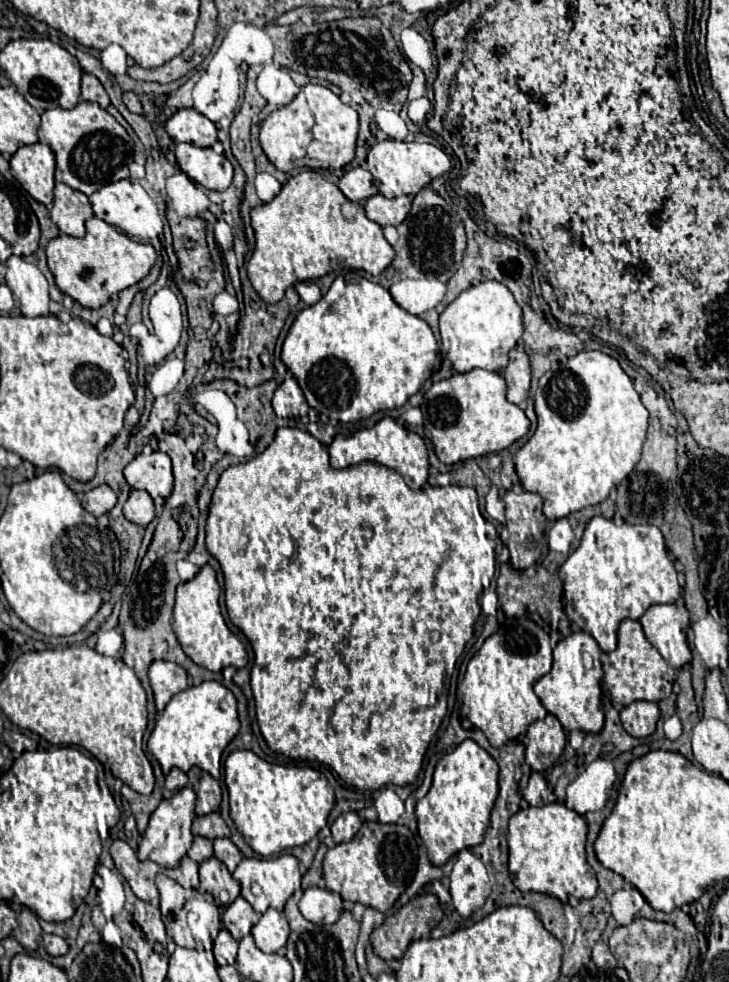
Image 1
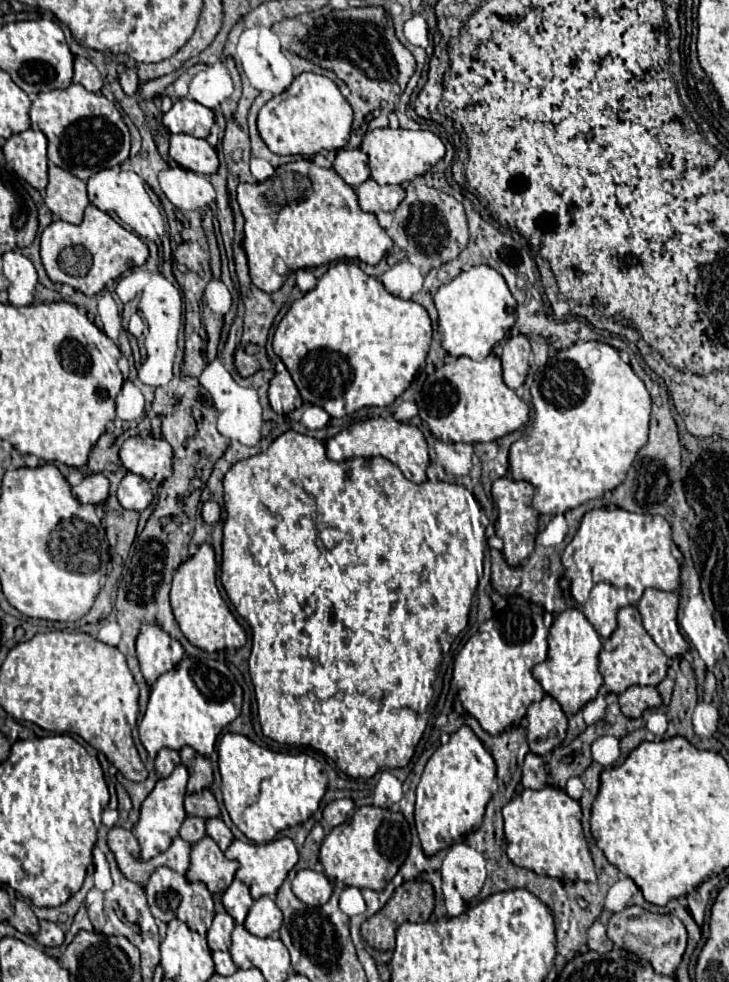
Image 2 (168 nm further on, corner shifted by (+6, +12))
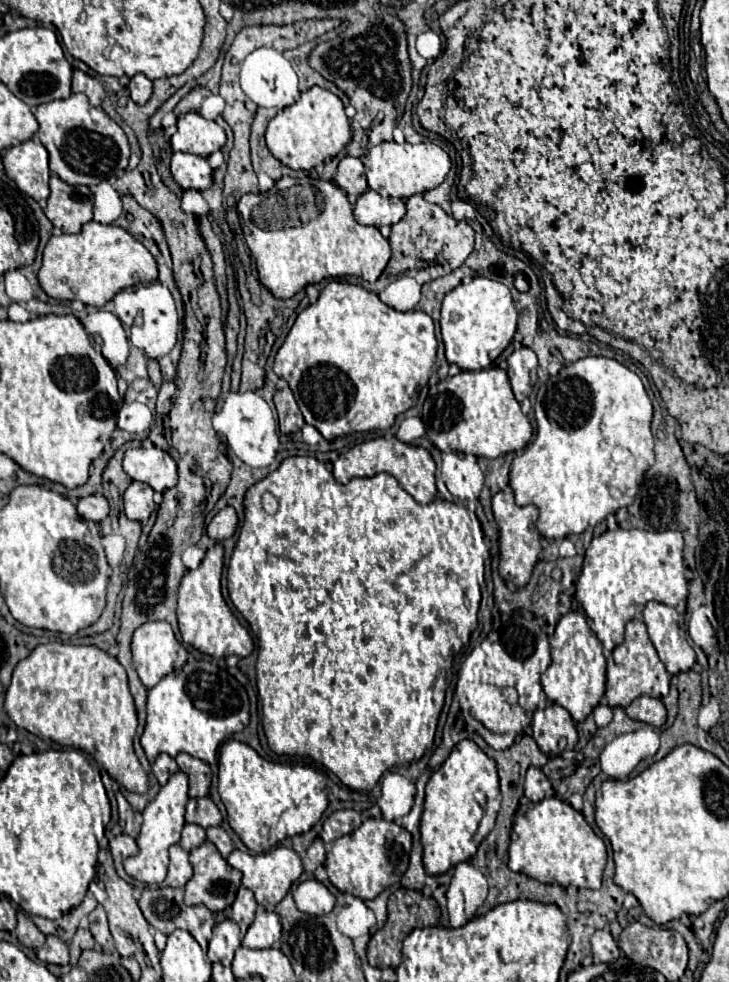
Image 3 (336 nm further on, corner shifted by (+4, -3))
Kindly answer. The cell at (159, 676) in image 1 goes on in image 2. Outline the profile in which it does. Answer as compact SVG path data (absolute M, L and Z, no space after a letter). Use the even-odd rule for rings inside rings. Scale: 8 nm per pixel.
M143 623L137 635L135 655L145 681L153 685L161 673L171 671L181 661L183 647L159 623Z

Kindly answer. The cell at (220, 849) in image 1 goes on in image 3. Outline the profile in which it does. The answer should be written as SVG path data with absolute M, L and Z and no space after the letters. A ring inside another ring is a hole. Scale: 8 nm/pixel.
M217 826L217 828L209 828L209 830L207 830L207 840L213 842L213 844L217 846L217 850L221 852L223 858L227 858L227 856L231 854L231 850L233 850L233 842L231 842L229 834L227 834L221 826Z

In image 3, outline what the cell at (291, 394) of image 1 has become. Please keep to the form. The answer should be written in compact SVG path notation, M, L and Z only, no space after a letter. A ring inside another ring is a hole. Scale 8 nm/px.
M289 388L277 390L275 394L275 408L277 408L277 416L279 416L279 428L283 434L291 434L297 432L305 426L305 420L301 416L301 410L293 398L293 392Z

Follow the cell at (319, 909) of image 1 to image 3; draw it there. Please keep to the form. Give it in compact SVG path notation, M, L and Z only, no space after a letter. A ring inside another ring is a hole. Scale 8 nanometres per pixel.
M305 880L293 890L295 904L301 912L311 916L325 916L333 910L335 896L317 880Z

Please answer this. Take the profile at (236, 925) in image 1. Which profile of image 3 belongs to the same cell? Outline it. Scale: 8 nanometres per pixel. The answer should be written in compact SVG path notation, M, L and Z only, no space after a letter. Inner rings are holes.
M241 886L237 892L237 898L231 906L231 920L239 924L241 932L245 932L251 926L251 922L255 918L255 910L257 910L257 902L253 898L253 892L249 892L247 888Z

